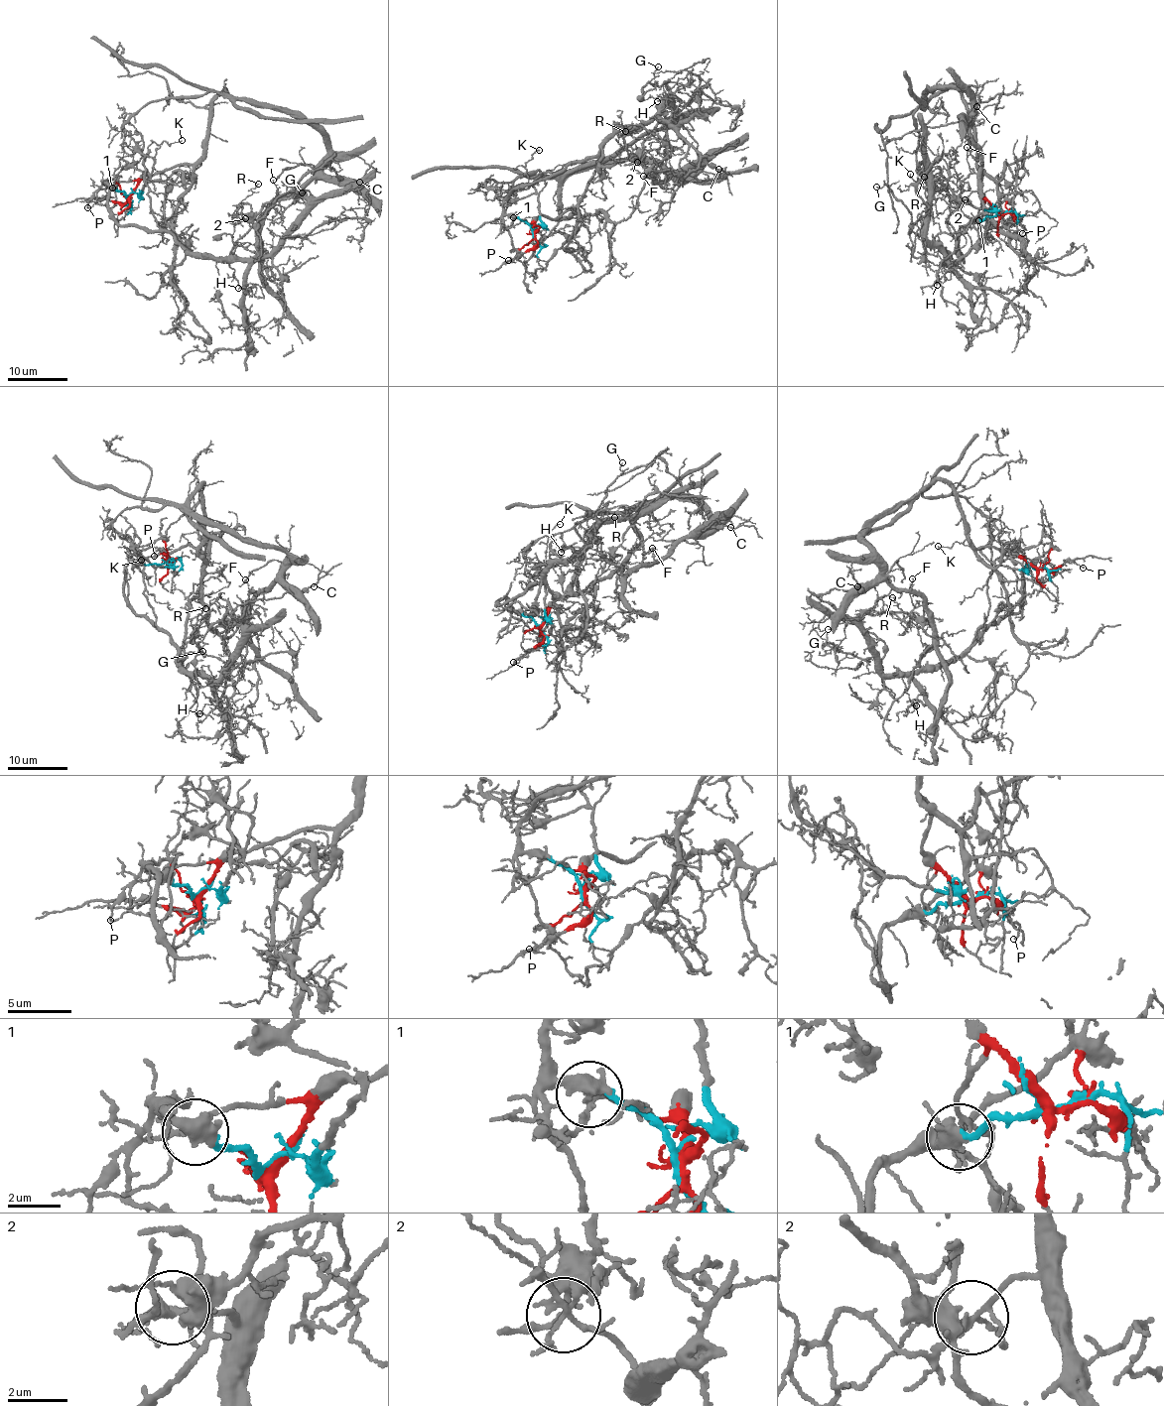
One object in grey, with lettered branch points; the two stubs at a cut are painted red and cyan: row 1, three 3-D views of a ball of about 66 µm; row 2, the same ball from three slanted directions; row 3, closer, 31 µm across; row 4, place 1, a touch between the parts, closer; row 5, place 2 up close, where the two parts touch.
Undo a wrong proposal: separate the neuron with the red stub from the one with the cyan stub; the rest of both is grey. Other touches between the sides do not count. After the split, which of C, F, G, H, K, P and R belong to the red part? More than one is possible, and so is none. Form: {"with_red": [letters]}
{"with_red": ["C", "F", "G", "P", "R"]}

